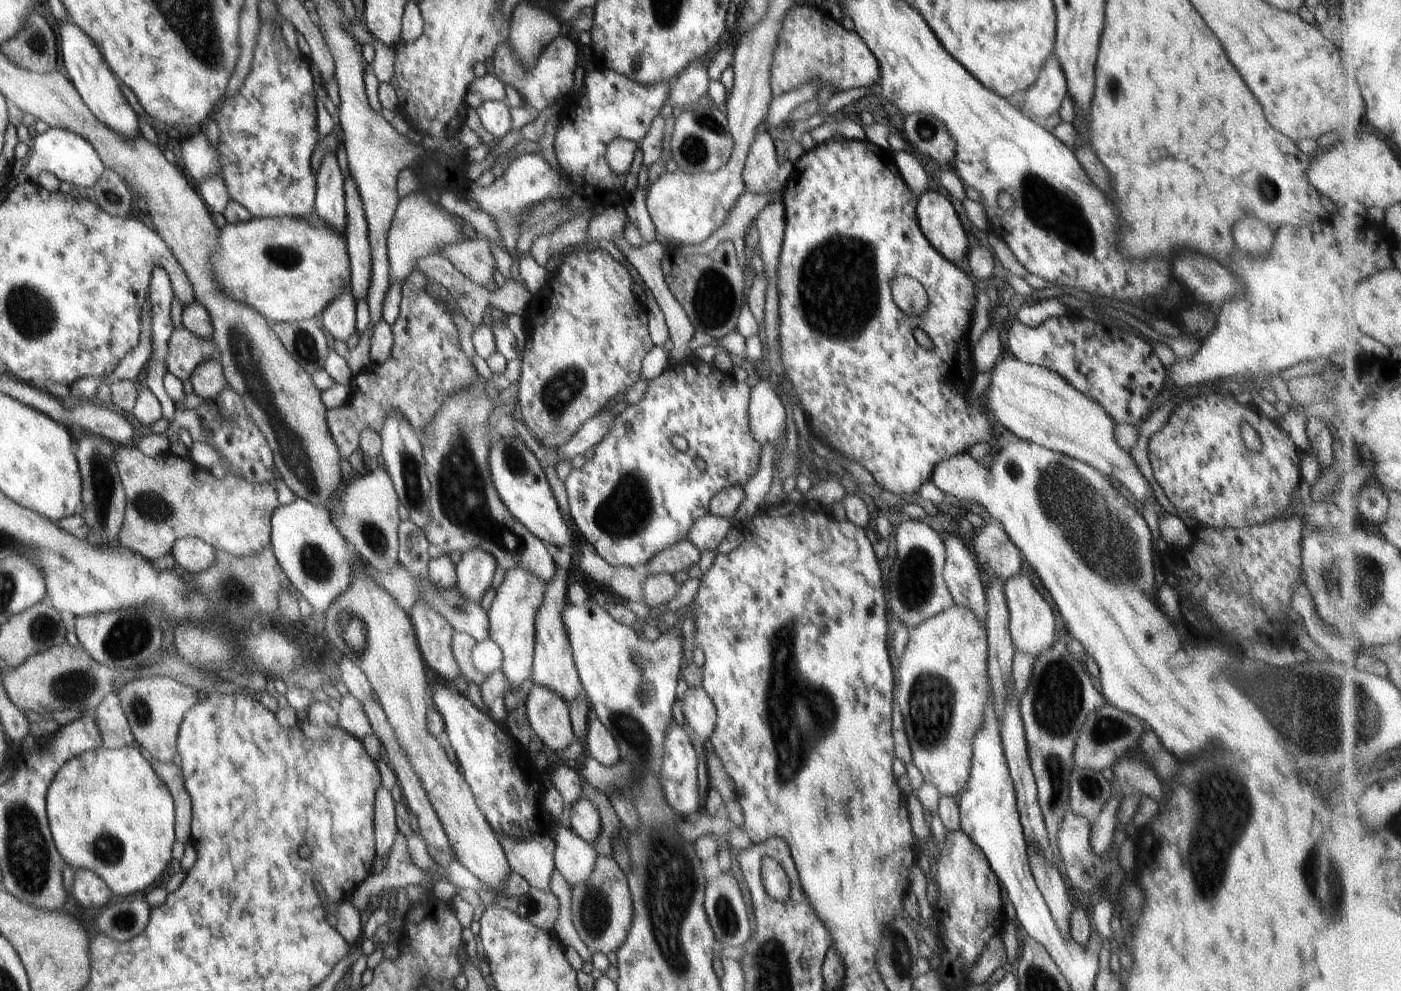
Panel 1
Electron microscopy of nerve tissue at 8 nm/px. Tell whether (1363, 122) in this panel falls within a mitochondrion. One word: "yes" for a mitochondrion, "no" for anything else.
no

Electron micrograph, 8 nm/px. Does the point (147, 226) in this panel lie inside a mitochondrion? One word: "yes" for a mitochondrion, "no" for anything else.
no

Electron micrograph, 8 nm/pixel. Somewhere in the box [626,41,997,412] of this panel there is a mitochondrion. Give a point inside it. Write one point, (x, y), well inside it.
(838, 284)

